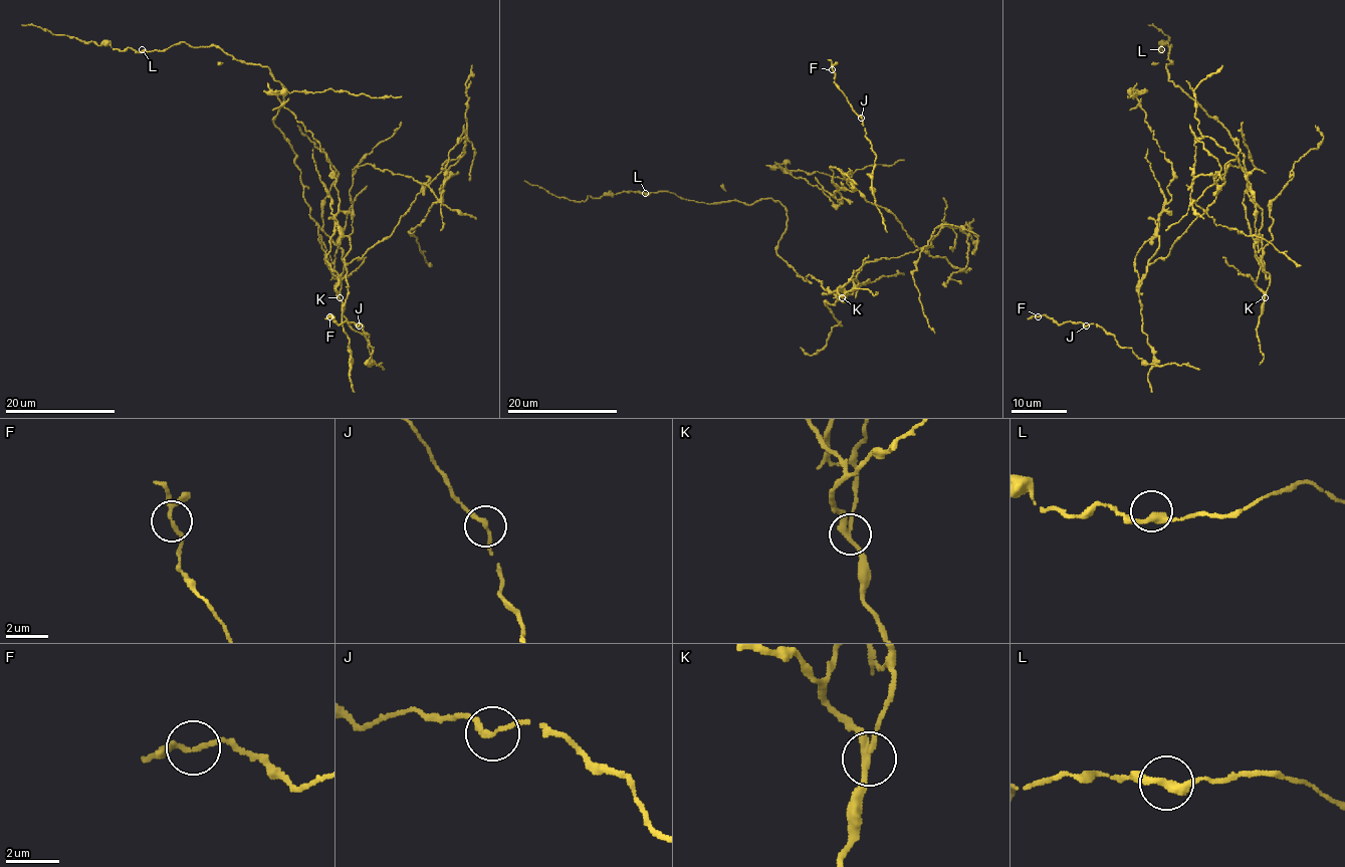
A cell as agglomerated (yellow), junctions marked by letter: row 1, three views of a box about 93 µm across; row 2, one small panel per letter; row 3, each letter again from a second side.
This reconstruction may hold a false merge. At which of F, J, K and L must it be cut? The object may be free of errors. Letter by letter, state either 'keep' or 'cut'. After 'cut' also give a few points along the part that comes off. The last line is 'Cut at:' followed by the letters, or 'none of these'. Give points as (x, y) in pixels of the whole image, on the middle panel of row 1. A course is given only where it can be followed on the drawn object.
F: keep
J: keep
K: cut | (842, 296), (867, 262), (924, 249), (848, 181), (837, 205), (780, 168), (849, 178), (904, 160)
L: keep
Cut at: K

